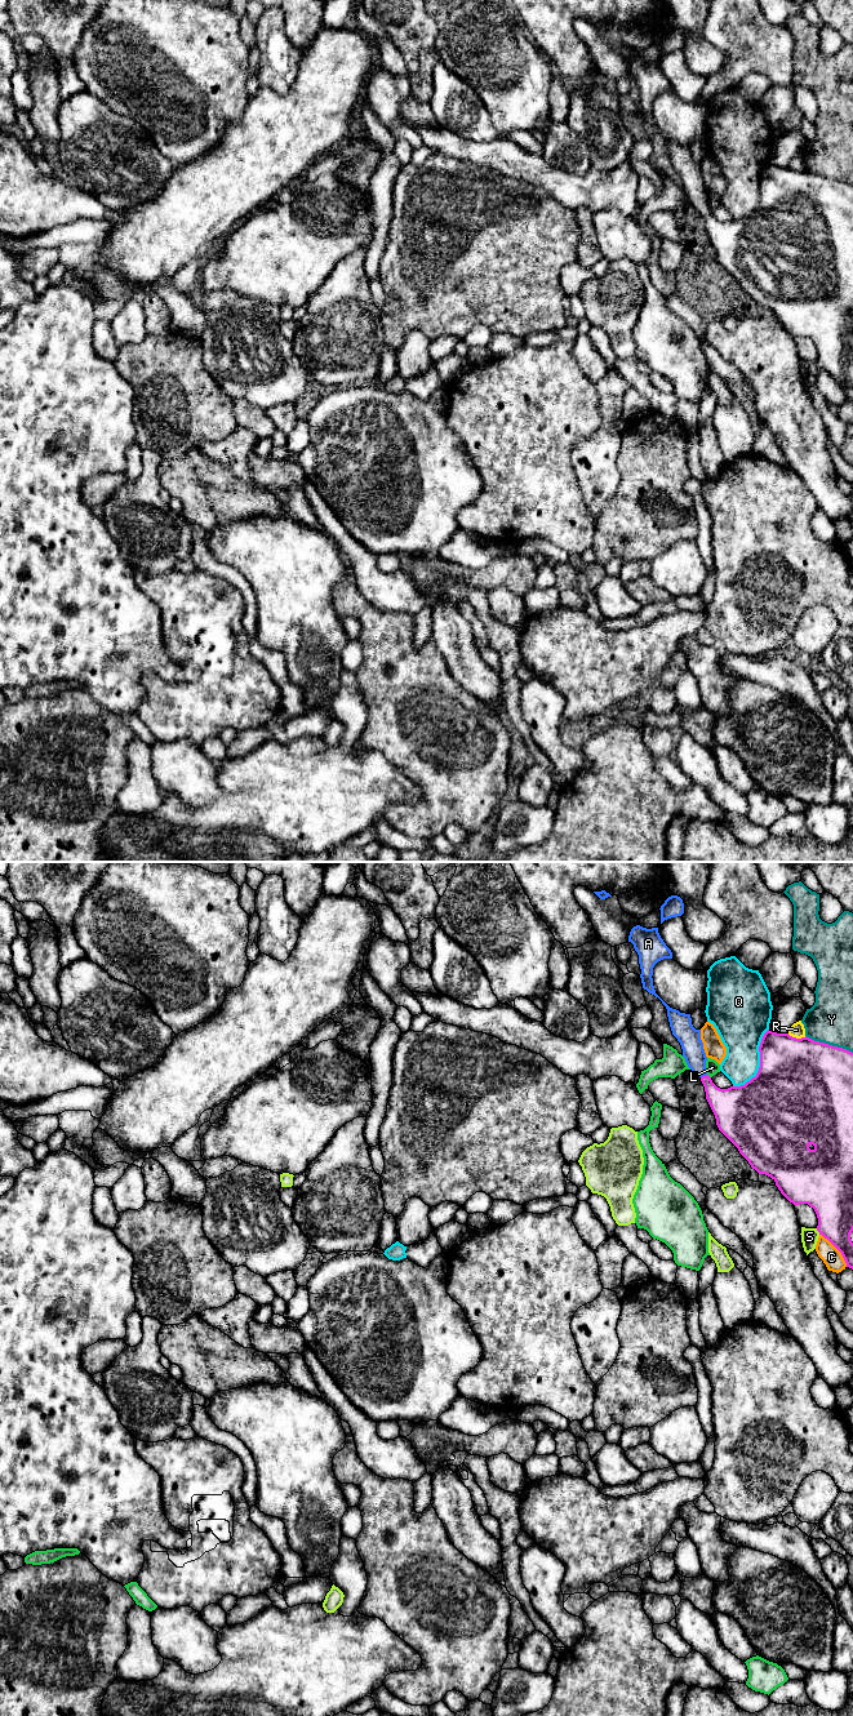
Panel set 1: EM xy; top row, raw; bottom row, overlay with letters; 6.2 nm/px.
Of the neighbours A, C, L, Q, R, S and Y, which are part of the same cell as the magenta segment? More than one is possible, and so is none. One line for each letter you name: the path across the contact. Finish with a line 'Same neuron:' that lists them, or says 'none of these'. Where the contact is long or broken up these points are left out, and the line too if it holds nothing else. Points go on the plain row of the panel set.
A: across xy (731, 239), (709, 218), (703, 209), (689, 172)
Same neuron: A

